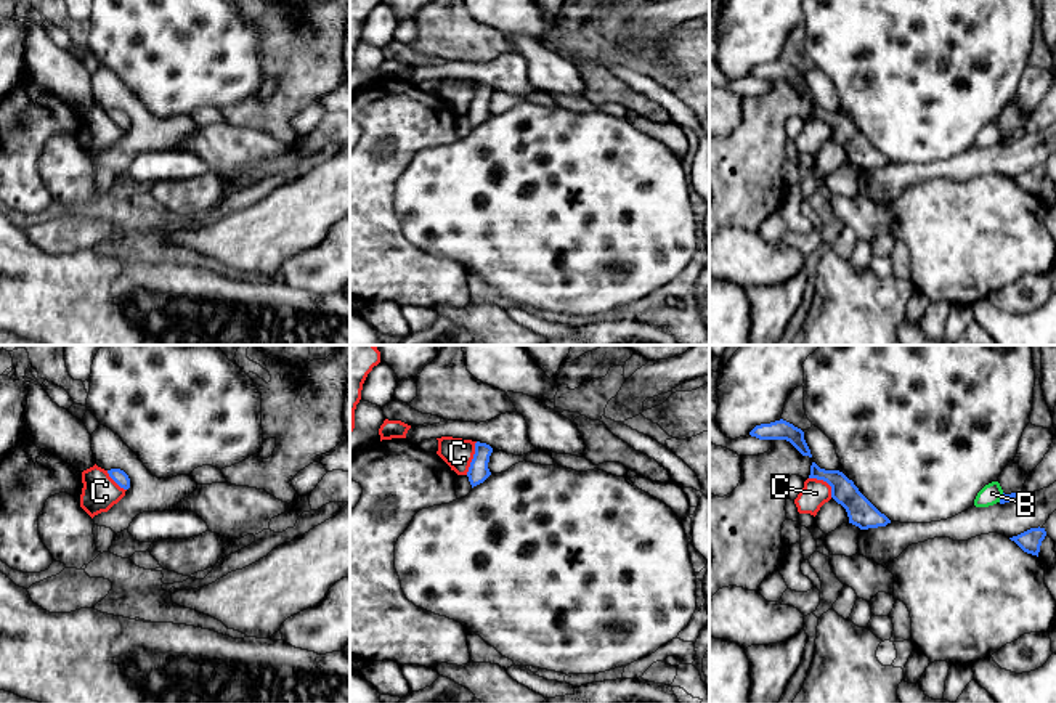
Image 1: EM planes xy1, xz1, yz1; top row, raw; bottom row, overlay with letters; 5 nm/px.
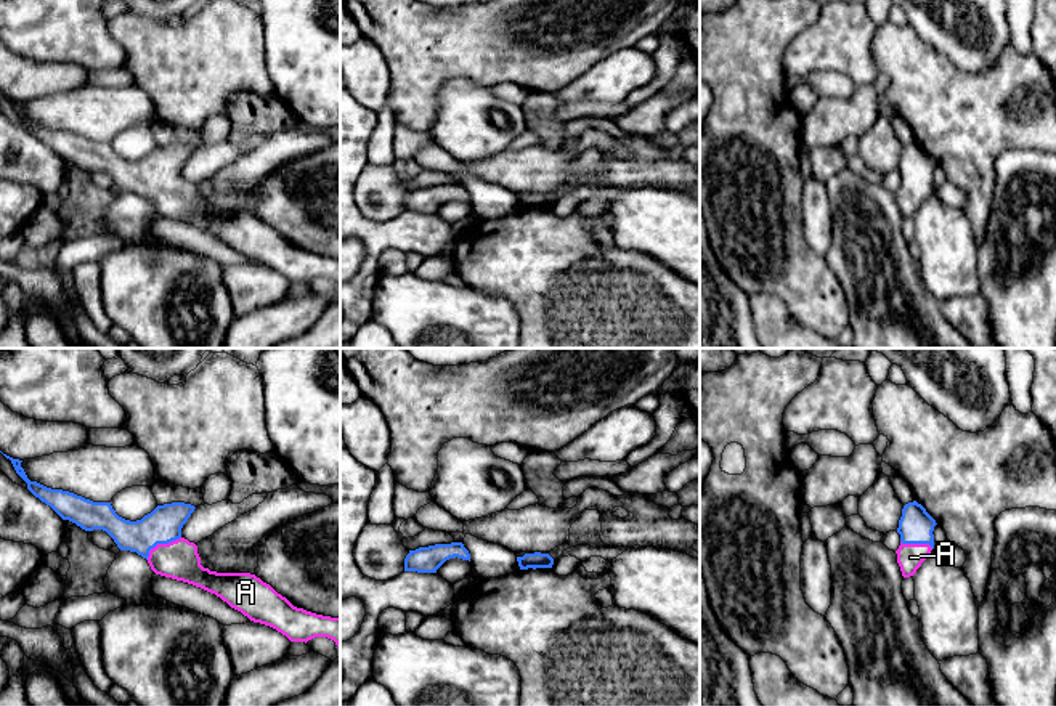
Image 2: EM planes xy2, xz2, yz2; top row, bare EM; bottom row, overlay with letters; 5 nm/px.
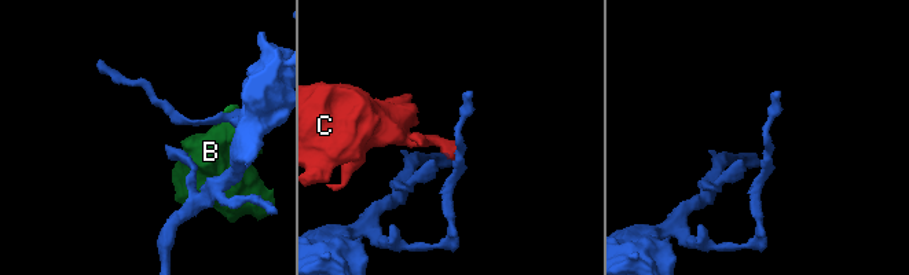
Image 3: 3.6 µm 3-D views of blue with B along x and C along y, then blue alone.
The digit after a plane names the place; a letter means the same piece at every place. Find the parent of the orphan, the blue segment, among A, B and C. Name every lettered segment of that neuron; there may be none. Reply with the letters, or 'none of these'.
A

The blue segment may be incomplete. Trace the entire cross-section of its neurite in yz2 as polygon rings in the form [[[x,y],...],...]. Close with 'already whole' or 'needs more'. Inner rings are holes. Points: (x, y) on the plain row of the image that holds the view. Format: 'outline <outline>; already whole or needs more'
outline [[[916,141],[904,146],[897,168],[900,186],[896,191],[904,218],[913,217],[934,189],[936,165],[936,160]]]; needs more

